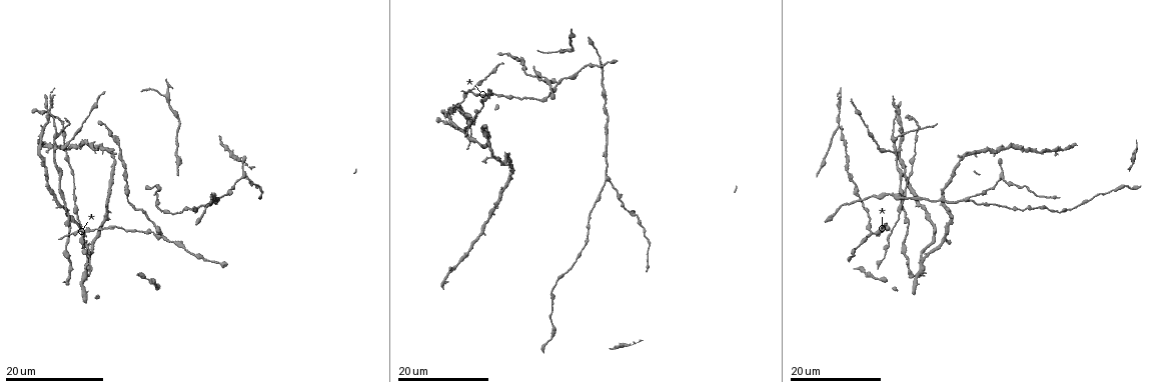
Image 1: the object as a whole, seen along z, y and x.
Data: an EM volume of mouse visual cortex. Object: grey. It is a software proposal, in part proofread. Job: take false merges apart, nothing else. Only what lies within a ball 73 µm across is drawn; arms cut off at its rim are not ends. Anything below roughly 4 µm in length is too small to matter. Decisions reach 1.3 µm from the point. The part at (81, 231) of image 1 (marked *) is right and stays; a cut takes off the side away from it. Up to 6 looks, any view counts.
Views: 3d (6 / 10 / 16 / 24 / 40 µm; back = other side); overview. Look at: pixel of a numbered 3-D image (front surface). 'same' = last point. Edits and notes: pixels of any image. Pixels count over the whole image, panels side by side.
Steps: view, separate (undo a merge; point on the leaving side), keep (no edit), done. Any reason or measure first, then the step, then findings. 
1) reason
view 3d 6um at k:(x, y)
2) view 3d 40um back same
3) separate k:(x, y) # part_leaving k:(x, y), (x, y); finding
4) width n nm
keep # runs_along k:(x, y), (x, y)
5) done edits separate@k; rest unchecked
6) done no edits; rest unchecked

thick turns thin
view 3d 24um at 1:(906, 224)

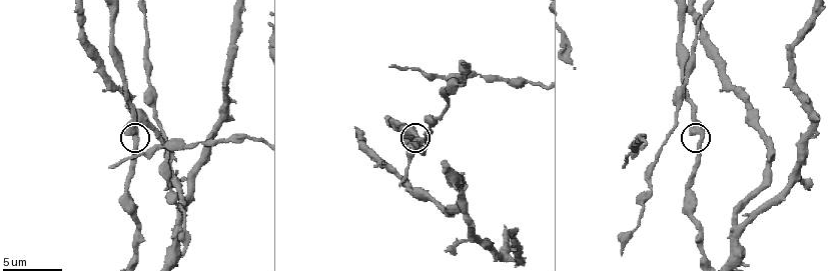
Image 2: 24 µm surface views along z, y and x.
view 3d 10um at 2:(702, 140)

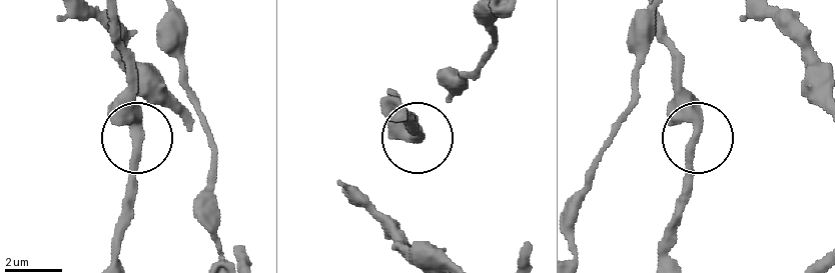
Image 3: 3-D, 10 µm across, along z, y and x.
keep # one neuron here

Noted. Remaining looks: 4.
view 3d 24um at 1:(59, 133)

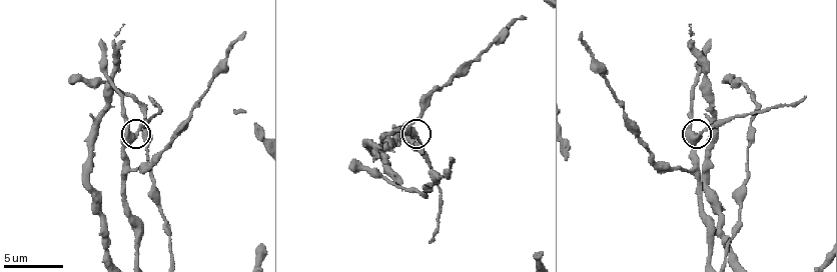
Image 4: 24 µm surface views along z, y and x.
view 3d 6um at 4:(696, 138)

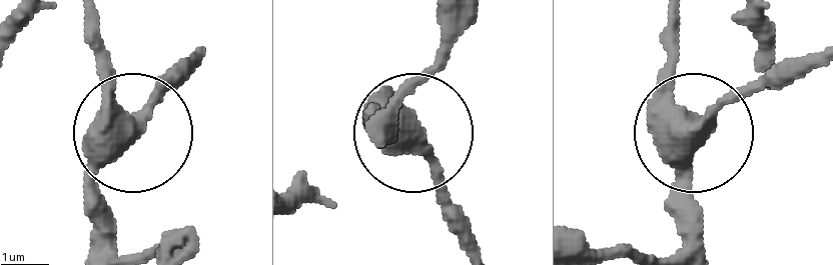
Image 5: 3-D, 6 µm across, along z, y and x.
side_arm 57 um
keep # runs_along 5:(478, 245), (434, 162), (374, 126); continuous, no second neuron

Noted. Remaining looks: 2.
view 3d 6um at 4:(144, 117)

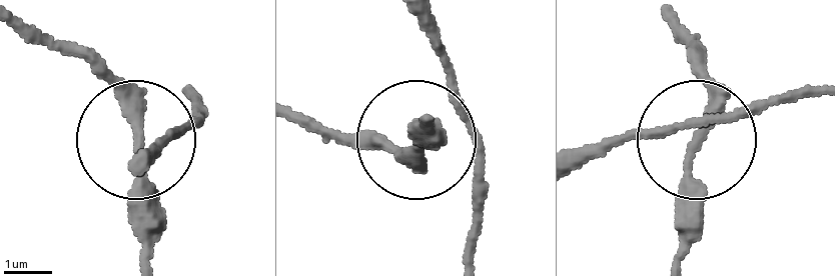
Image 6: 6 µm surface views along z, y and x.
width 190 nm
keep # runs_along 6:(430, 122), (397, 153), (361, 146); all the same neuron

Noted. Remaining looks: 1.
done no edits; rest unchecked

